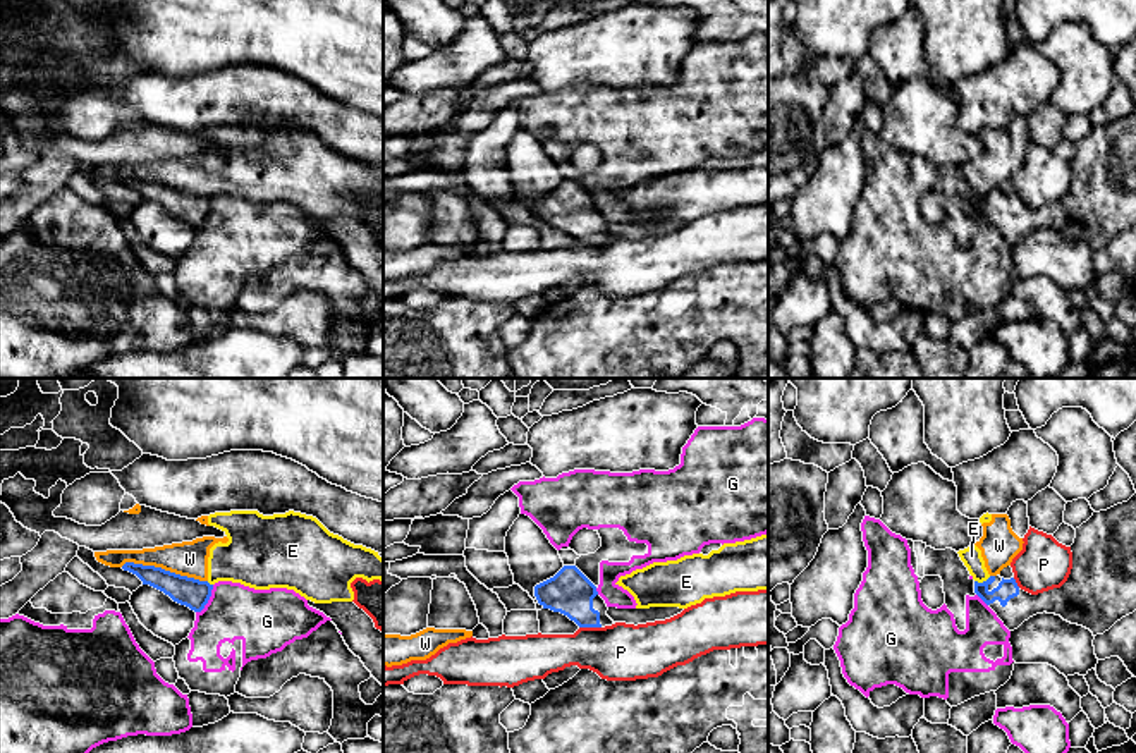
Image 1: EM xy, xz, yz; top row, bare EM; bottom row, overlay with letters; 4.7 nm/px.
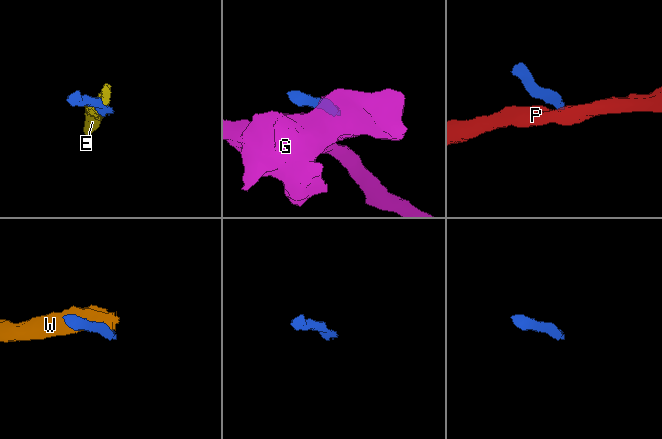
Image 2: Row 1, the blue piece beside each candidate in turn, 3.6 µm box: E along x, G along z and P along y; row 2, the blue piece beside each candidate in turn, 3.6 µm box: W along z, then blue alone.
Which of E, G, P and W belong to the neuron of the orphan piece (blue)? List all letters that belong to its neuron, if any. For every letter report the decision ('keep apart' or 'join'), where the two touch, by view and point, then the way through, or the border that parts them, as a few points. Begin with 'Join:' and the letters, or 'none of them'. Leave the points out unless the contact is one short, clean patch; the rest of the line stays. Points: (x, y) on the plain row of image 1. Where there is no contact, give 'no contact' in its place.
Join: none of them
E: keep apart; contact yz (983, 196); border yz (990, 191), (975, 196)
G: keep apart; contact xy (208, 214); border xy (213, 200), (208, 217), (196, 227)
P: keep apart; contact xz (590, 241); border xz (580, 241), (600, 243)
W: keep apart; contact xy (164, 184); border xy (121, 181), (126, 177), (153, 179), (207, 196)

